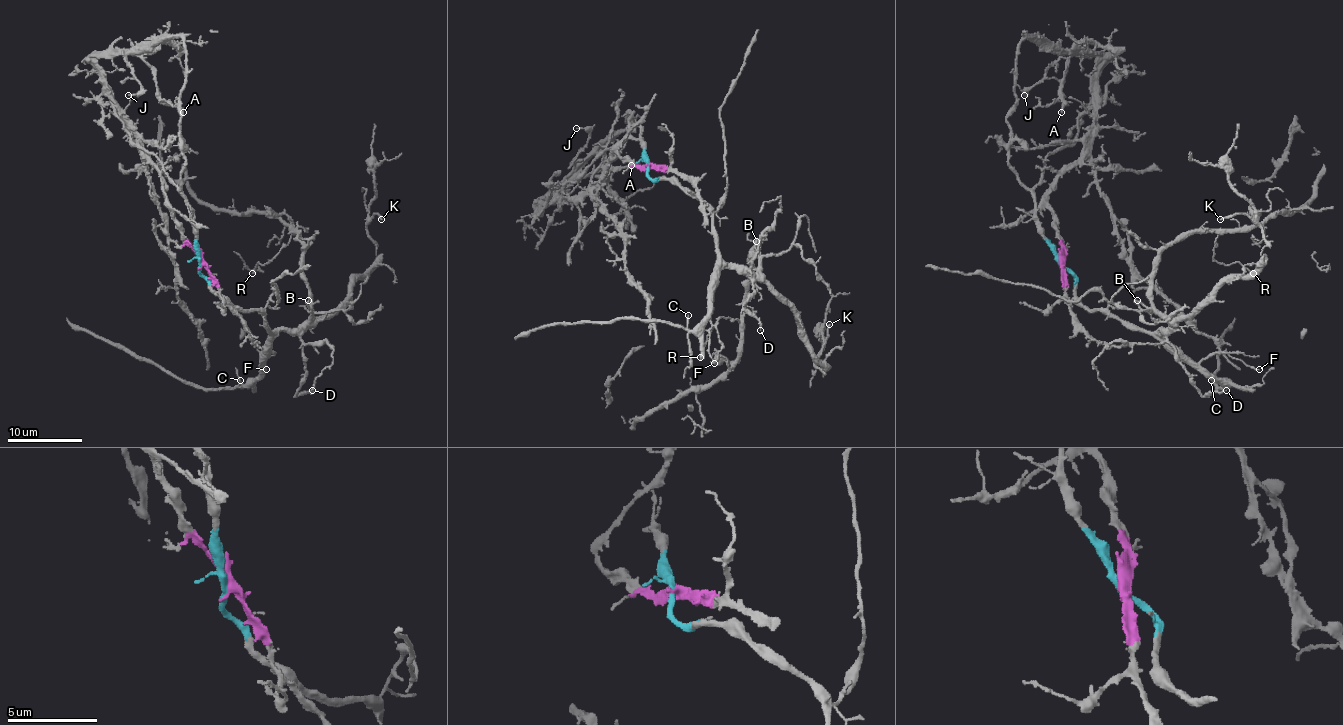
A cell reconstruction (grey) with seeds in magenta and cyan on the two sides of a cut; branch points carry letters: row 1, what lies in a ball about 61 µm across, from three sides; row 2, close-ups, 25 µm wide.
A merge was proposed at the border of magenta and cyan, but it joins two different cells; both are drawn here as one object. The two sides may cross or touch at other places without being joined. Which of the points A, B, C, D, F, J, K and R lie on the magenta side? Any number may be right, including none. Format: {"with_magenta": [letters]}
{"with_magenta": ["A", "J"]}

